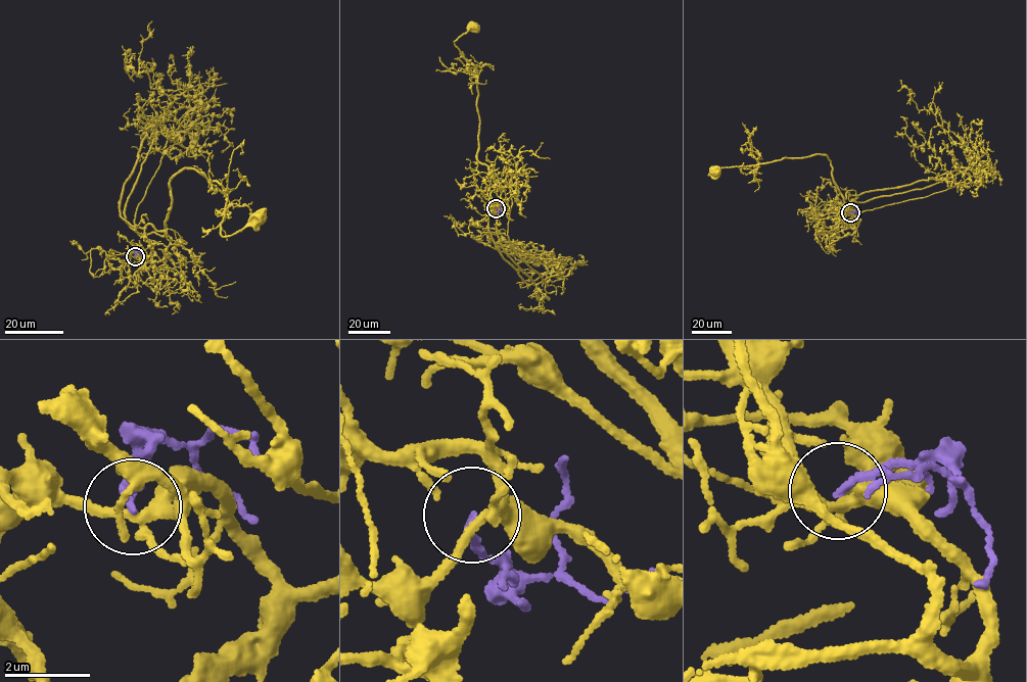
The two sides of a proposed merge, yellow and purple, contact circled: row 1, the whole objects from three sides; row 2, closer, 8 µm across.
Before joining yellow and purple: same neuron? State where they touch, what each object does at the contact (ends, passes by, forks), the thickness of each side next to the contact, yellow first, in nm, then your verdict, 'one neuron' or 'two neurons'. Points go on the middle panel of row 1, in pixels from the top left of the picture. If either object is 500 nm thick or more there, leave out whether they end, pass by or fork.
(496, 208) | yellow forks | purple ends | 220/180 nm | two neurons

